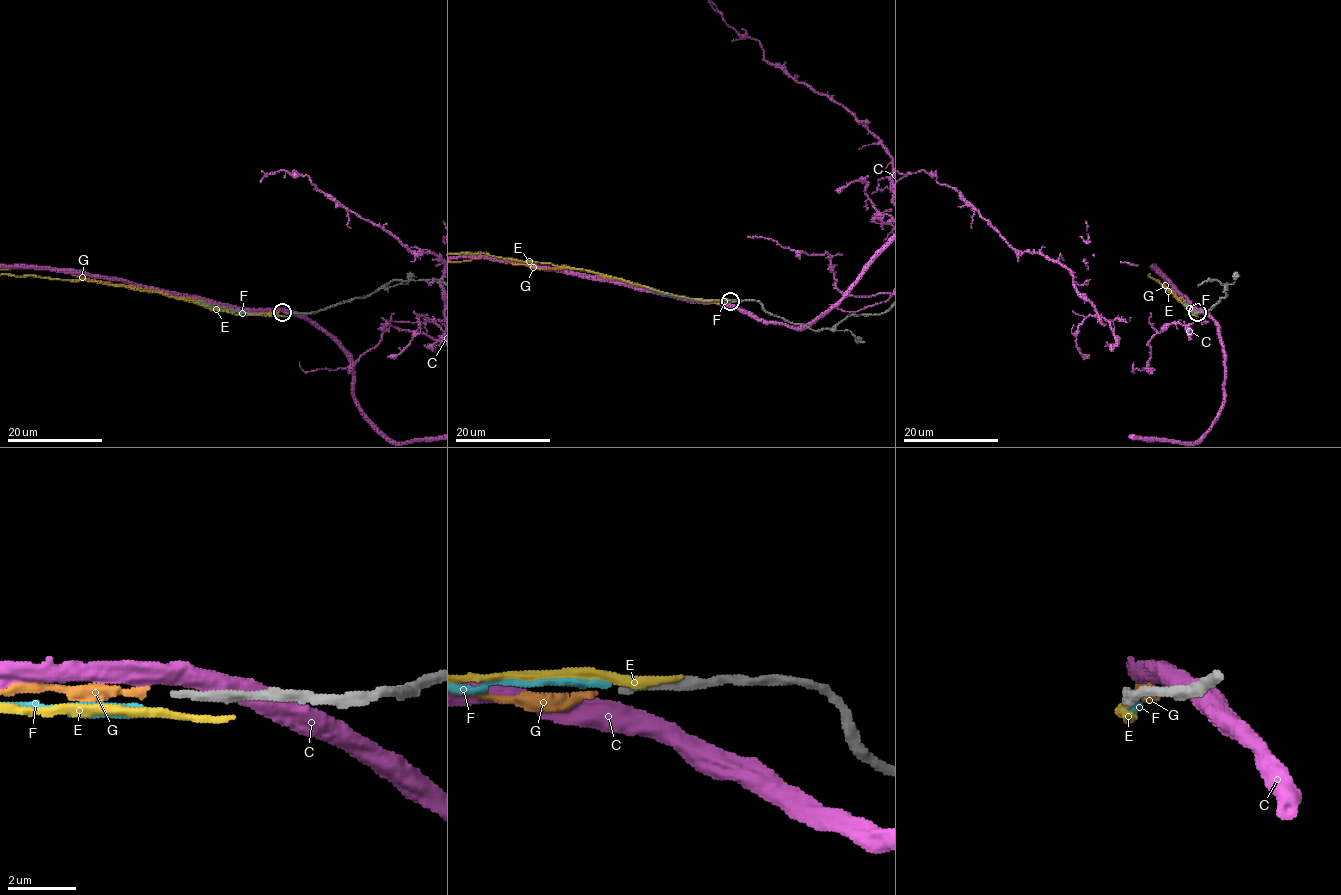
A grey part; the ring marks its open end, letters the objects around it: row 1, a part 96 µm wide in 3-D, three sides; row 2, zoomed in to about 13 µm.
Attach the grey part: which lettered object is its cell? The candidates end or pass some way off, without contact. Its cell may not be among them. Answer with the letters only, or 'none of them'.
G

